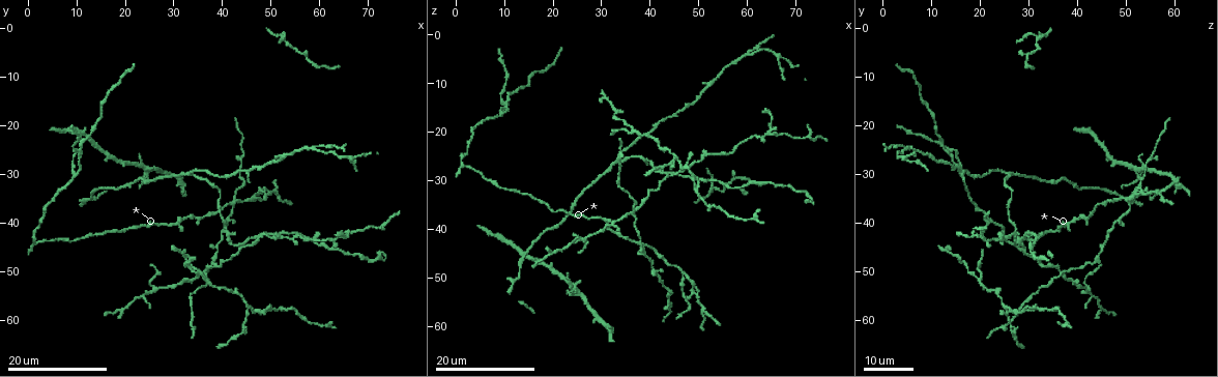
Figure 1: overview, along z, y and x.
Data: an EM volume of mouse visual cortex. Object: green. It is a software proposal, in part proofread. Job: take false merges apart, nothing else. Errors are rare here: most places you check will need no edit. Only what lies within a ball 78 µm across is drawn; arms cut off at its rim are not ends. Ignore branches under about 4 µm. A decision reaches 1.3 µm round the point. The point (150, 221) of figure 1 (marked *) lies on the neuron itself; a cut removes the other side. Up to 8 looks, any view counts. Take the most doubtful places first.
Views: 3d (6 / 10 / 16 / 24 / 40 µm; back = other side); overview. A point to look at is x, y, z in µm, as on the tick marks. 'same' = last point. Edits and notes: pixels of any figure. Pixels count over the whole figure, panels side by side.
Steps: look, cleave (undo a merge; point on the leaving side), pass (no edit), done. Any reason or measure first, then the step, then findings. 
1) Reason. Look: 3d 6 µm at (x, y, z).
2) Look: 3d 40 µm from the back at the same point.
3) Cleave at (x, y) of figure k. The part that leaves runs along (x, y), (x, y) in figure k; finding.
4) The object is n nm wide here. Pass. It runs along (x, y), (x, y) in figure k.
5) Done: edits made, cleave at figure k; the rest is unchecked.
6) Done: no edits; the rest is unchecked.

Four or more arms meet. Look: 3d 16 µm at (26.0, 54.0, 42.0).

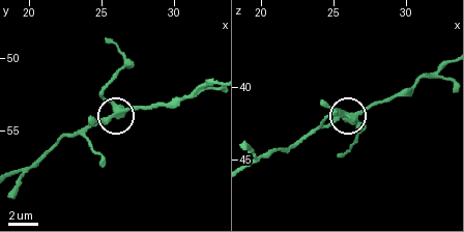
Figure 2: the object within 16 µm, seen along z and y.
Closer look. Look: 3d 6 µm at (26.0, 53.8, 42.2).

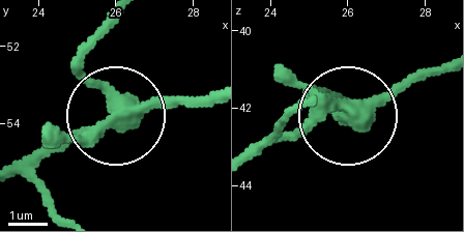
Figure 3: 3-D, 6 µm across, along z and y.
4 arms meet here. Pass. All the same neuron.

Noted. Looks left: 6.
Arms part here. Look: 3d 24 µm at (10.0, 30.0, 16.5).

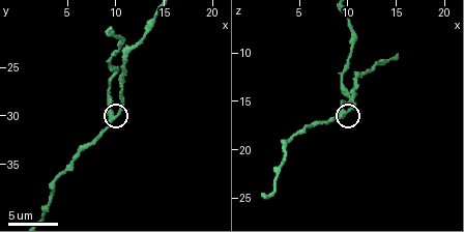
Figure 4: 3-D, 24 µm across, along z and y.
Look: 3d 10 µm at (9.6, 29.8, 16.0).

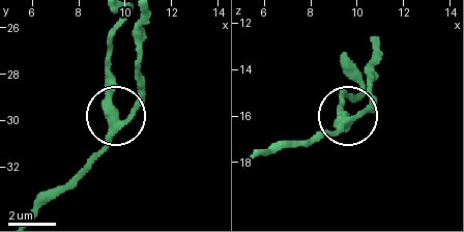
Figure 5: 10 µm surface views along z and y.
3 arms meet here. Pass. It runs along (32, 214), (106, 137), (114, 113), (110, 56) in figure 5; all the same neuron.

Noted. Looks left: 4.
Arms part here. Look: 3d 16 µm at (46.0, 58.0, 26.0).

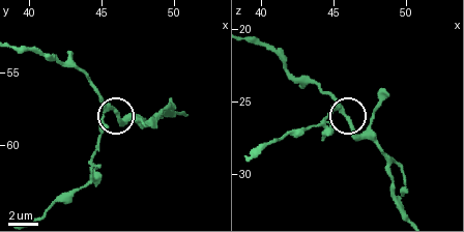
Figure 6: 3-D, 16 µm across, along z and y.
Look: 3d 6 µm at (45.6, 57.4, 25.6).

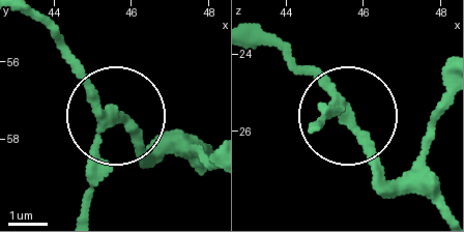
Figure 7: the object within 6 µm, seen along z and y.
The side arm is 27 µm long. Pass. Continuous, no second neuron.

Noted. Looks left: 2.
Four or more arms meet. Look: 3d 24 µm at (45.0, 45.0, 29.0).

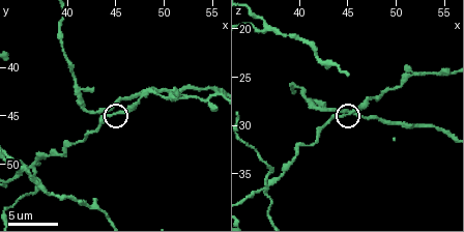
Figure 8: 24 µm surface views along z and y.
Closer look. Look: 3d 6 µm at (44.6, 45.0, 29.0).

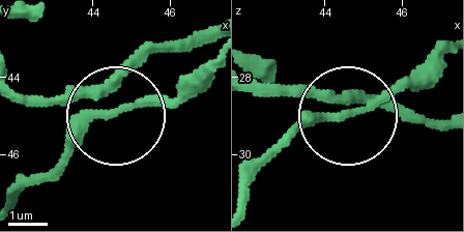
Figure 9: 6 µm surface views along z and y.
4 arms meet here. Pass. It runs along (252, 167), (291, 131), (380, 105), (426, 61) in figure 9; all the same neuron.

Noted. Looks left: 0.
Done: no edits; the rest is unchecked.

